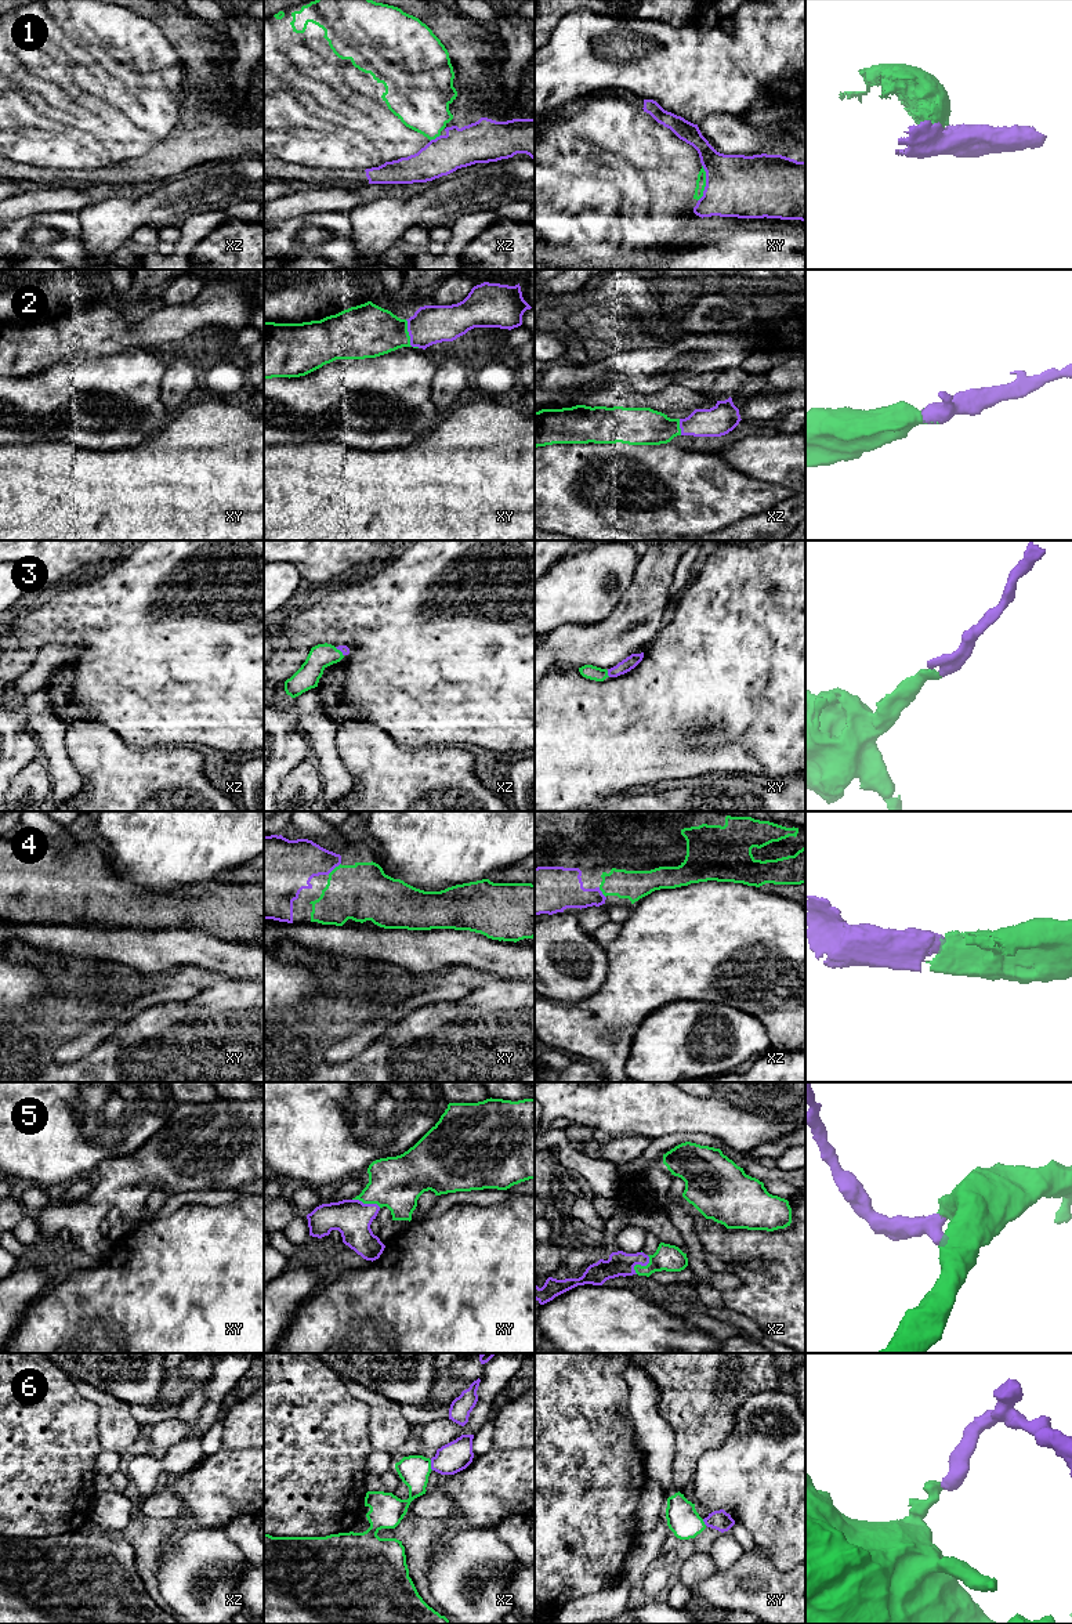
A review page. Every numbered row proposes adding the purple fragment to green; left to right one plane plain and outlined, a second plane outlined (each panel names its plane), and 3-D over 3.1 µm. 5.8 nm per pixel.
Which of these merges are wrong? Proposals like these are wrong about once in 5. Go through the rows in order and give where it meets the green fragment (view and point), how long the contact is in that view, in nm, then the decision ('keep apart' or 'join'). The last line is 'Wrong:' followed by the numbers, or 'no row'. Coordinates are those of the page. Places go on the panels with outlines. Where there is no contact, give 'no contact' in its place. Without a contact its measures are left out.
1: meets green in xy at (705, 183); contact 220 nm long; join
2: meets green in xy at (409, 336); contact 190 nm long; join
3: meets green in xy at (607, 673); contact 40 nm long; join
4: meets green in xy at (334, 868); contact 100 nm long; join
5: meets green in xz at (640, 1265); contact 130 nm long; join
6: meets green in xz at (430, 1465); contact 70 nm long; join
Wrong: no row

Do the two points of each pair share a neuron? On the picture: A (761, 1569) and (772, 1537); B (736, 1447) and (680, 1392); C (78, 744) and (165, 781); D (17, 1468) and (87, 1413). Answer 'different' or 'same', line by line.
A: different
B: different
C: same
D: same

